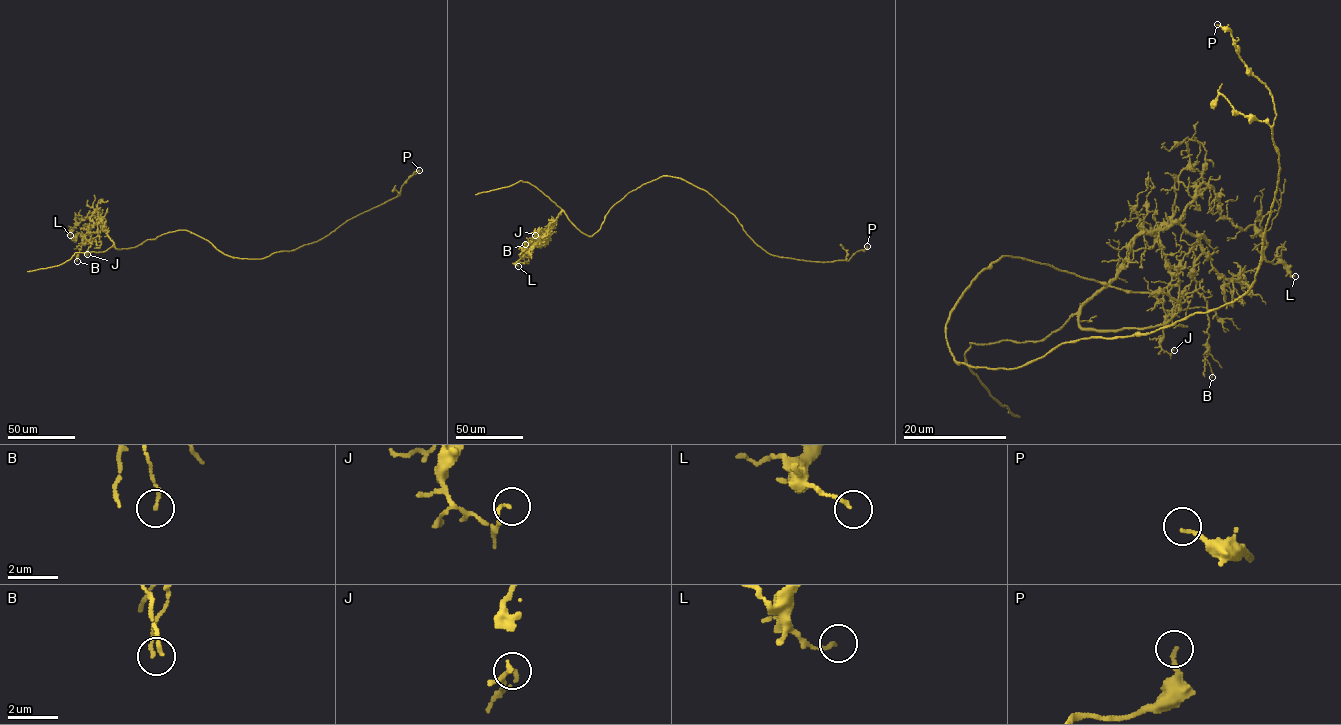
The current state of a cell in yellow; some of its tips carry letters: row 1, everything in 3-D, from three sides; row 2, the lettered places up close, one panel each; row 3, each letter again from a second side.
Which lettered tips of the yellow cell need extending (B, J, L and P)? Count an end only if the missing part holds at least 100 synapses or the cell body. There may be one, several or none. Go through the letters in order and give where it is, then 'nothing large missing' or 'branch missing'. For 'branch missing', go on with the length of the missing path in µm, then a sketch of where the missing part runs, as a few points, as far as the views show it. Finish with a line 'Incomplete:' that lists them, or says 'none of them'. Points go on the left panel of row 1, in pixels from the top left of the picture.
B: place (77, 261); nothing large missing
J: place (87, 254); nothing large missing
L: place (70, 235); nothing large missing
P: place (419, 170); nothing large missing
Incomplete: none of them

